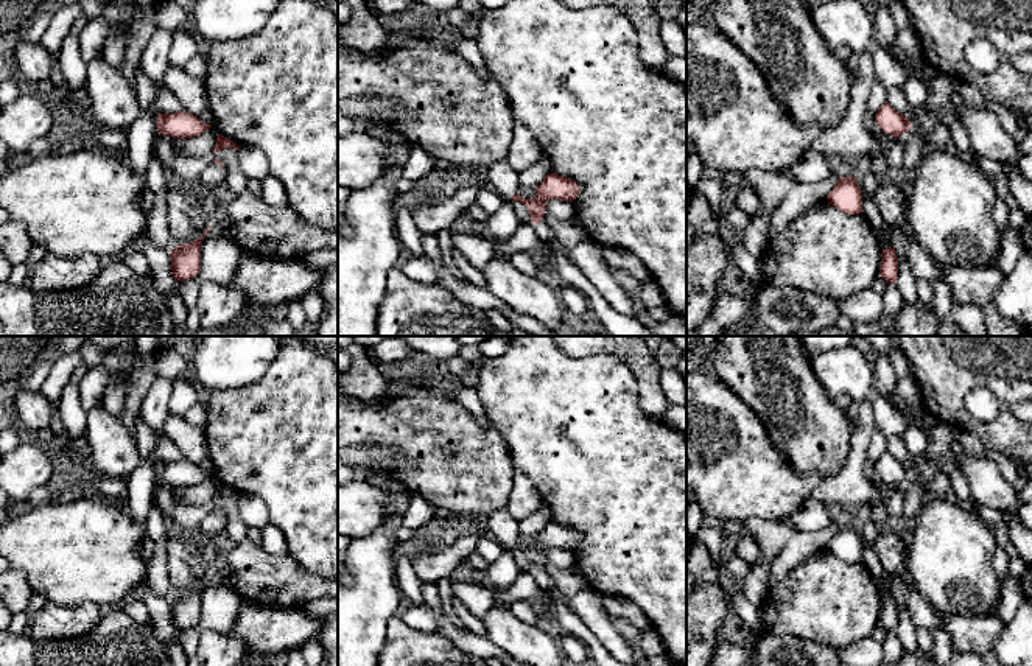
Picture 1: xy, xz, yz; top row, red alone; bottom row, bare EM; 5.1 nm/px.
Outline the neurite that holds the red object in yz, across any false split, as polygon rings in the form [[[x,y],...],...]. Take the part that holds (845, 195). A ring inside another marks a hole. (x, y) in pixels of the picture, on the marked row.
[[[839,177],[827,199],[847,215],[862,213],[862,191],[858,177]]]

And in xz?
[[[549,173],[540,185],[537,185],[537,196],[525,199],[518,193],[511,198],[526,205],[534,223],[534,230],[542,244],[551,246],[551,254],[563,254],[570,261],[590,280],[590,283],[599,291],[599,294],[612,305],[618,313],[638,319],[638,311],[632,299],[626,294],[621,285],[616,282],[606,263],[602,254],[604,249],[582,243],[573,249],[565,249],[554,237],[551,227],[543,221],[548,199],[560,199],[573,202],[581,193],[581,187],[570,177]]]

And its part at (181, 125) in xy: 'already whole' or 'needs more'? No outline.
already whole

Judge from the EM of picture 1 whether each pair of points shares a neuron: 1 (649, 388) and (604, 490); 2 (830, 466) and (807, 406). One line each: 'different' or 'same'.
1: different
2: same

